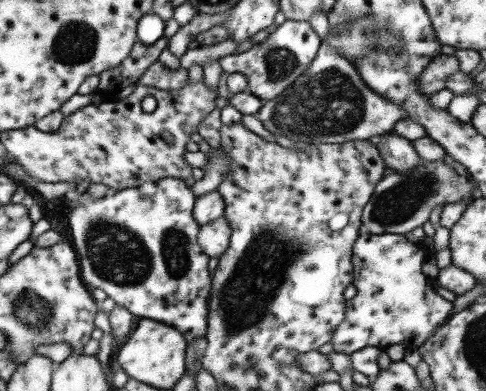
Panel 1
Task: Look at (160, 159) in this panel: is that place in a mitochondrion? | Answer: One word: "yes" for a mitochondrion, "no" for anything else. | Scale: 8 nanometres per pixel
no

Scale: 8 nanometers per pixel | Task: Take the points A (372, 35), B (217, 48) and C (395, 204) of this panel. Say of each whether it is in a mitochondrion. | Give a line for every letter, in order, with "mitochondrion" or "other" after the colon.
A: other
B: other
C: mitochondrion

